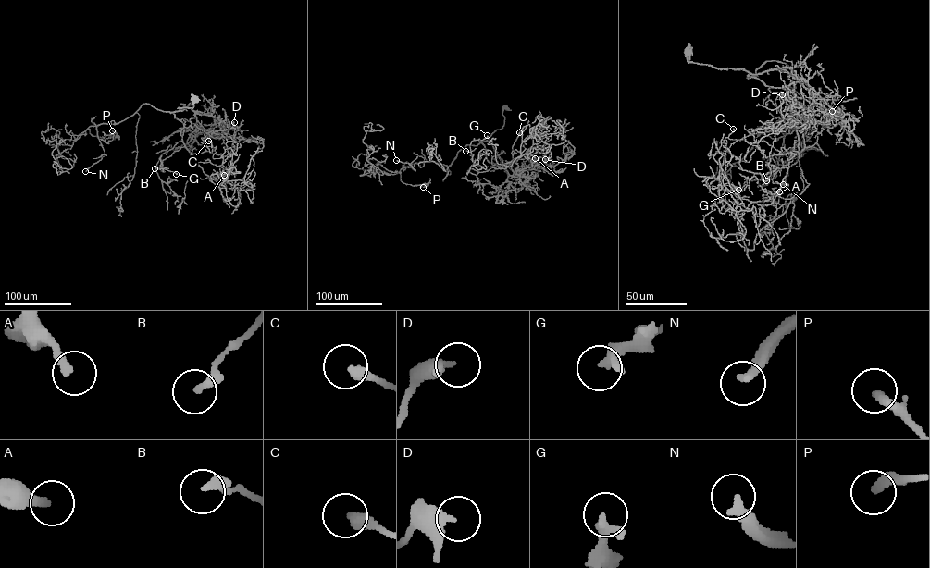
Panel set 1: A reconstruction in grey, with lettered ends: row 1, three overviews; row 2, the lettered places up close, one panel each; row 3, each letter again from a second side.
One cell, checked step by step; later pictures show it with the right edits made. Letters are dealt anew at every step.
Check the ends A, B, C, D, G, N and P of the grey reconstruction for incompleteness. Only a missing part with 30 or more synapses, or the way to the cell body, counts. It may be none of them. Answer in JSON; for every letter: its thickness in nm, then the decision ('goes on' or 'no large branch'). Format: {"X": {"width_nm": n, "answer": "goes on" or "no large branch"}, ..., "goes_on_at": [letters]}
{"A": {"width_nm": 280, "answer": "goes on"}, "B": {"width_nm": 300, "answer": "no large branch"}, "C": {"width_nm": 360, "answer": "no large branch"}, "D": {"width_nm": 300, "answer": "no large branch"}, "G": {"width_nm": 320, "answer": "no large branch"}, "N": {"width_nm": 280, "answer": "goes on"}, "P": {"width_nm": 320, "answer": "no large branch"}, "goes_on_at": ["A", "N"]}

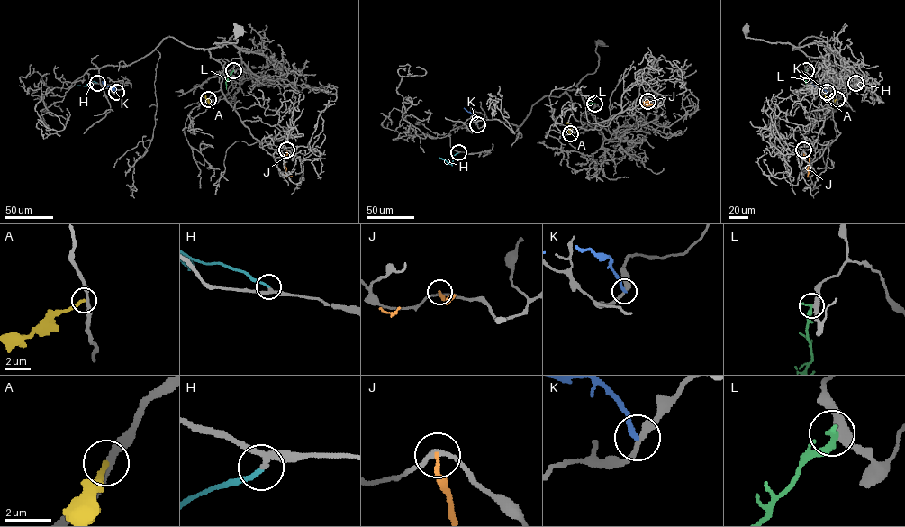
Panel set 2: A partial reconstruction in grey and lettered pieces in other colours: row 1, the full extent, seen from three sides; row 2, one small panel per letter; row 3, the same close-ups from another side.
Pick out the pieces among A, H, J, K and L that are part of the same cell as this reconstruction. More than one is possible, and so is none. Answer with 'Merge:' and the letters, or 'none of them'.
Merge: H

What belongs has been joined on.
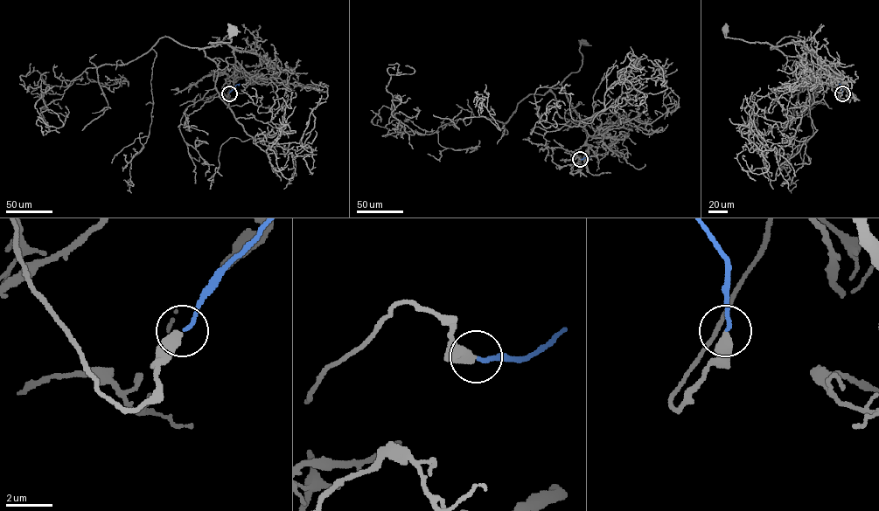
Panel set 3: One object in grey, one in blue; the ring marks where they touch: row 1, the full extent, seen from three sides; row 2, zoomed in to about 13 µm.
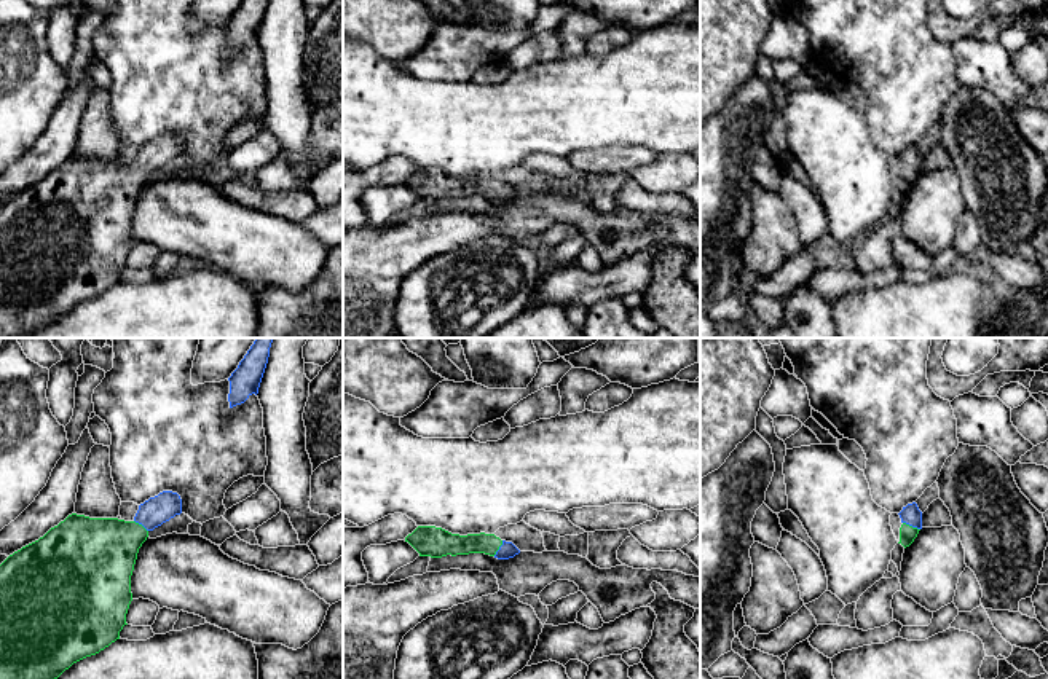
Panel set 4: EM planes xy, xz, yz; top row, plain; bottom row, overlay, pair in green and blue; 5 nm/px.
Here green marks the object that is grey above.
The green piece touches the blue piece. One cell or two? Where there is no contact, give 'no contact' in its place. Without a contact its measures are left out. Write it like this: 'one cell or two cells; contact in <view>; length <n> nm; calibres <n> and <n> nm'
one cell; contact in yz; length 100 nm; calibres 80 and 100 nm

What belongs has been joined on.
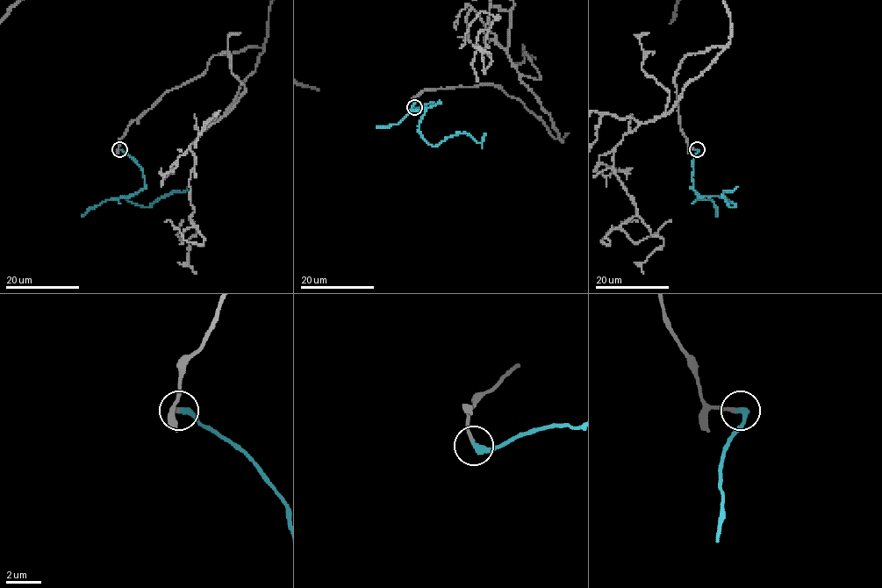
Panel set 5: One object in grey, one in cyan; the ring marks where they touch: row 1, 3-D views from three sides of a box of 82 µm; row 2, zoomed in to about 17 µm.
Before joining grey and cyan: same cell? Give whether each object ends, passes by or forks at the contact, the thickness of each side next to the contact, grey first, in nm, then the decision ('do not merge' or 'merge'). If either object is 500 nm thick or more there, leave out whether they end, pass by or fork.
grey ends; cyan ends; calibres 200 and 360 nm; merge

